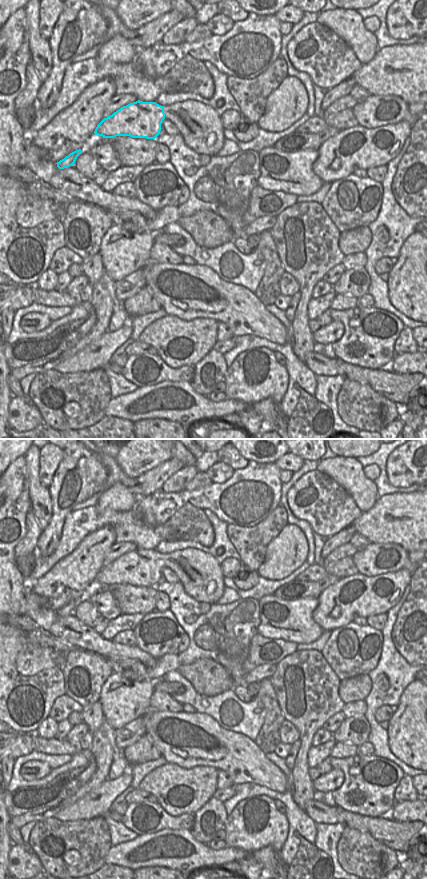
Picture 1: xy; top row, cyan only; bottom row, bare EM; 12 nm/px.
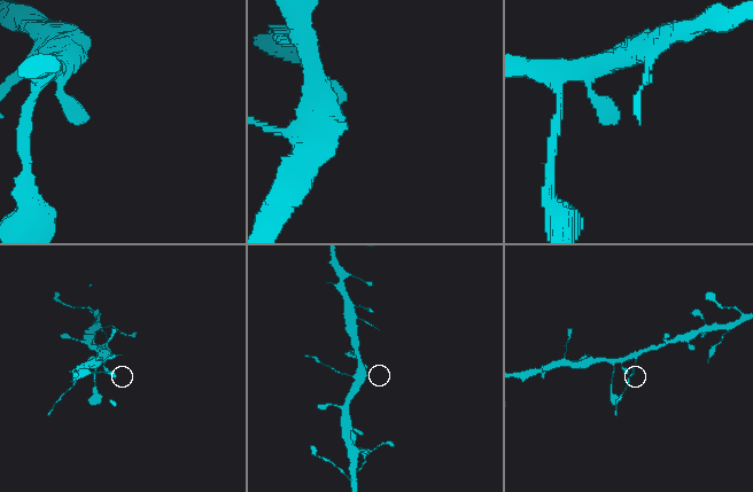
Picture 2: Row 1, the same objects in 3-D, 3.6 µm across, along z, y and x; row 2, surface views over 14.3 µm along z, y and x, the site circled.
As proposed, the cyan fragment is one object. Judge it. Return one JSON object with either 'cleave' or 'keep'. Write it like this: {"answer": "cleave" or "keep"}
{"answer": "cleave"}

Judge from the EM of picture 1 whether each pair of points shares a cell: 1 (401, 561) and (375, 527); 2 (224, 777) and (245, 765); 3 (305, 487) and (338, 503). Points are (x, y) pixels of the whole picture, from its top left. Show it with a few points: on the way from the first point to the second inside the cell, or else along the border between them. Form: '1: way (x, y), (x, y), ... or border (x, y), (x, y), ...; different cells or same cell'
1: border (371, 543), (397, 543), (408, 552); different cells
2: border (219, 769), (222, 769), (229, 775), (233, 784); different cells
3: way (313, 495), (323, 503), (330, 503); same cell

